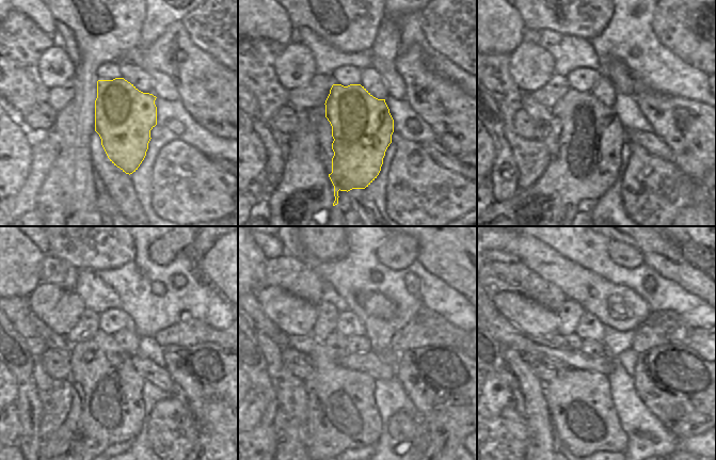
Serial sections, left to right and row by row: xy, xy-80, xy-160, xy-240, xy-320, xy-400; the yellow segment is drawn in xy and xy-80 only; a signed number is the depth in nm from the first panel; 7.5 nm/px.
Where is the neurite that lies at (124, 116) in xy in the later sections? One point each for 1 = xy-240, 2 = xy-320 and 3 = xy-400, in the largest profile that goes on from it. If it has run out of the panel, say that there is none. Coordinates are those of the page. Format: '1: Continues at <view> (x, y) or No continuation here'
1: Continues at xy-240 (107, 408)
2: Continues at xy-320 (341, 412)
3: Continues at xy-400 (584, 417)

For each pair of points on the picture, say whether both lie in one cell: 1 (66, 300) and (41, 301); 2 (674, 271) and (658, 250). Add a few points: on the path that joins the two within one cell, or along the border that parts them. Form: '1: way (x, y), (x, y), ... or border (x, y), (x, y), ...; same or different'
1: way (60, 301), (47, 301); same
2: way (670, 266), (659, 255); same

